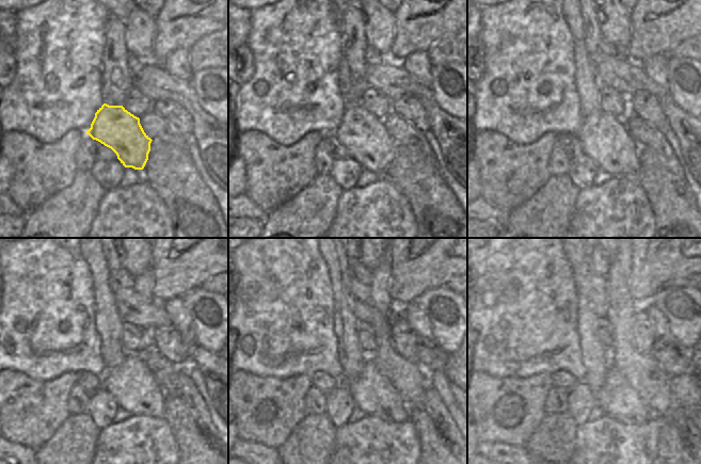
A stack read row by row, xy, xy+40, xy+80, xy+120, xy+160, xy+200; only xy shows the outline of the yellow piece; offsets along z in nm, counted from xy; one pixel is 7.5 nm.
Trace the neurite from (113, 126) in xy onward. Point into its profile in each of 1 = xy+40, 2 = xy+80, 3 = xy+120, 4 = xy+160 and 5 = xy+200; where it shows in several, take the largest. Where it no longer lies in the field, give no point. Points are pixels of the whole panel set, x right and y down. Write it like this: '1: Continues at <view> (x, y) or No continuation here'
1: Continues at xy+40 (365, 137)
2: Continues at xy+80 (604, 138)
3: Continues at xy+120 (136, 389)
4: Continues at xy+160 (371, 392)
5: Continues at xy+200 (619, 400).

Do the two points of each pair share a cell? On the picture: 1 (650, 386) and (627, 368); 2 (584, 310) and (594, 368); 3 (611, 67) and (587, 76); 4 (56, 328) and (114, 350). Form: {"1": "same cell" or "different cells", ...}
{"1": "same cell", "2": "same cell", "3": "different cells", "4": "different cells"}

